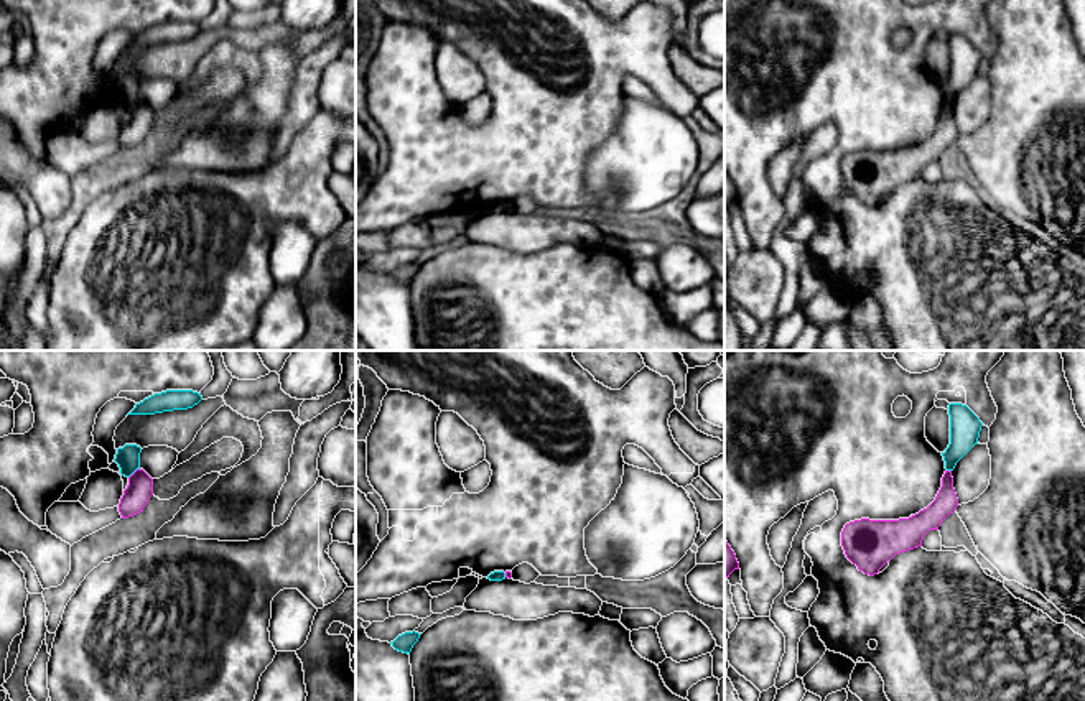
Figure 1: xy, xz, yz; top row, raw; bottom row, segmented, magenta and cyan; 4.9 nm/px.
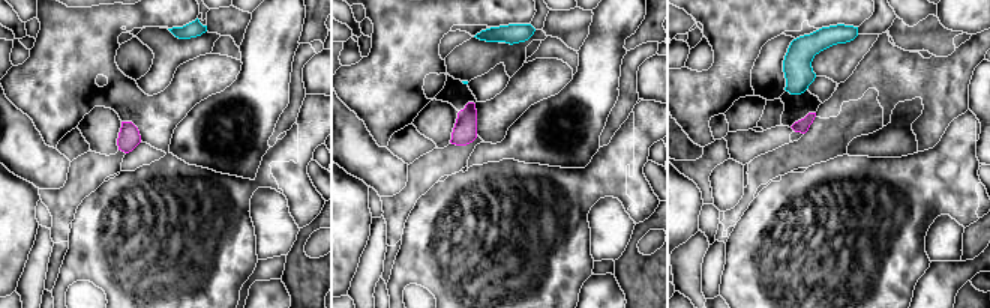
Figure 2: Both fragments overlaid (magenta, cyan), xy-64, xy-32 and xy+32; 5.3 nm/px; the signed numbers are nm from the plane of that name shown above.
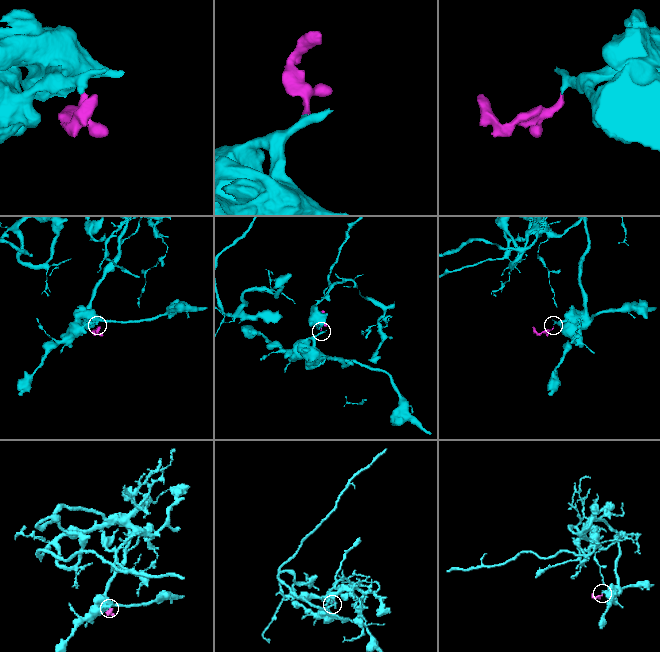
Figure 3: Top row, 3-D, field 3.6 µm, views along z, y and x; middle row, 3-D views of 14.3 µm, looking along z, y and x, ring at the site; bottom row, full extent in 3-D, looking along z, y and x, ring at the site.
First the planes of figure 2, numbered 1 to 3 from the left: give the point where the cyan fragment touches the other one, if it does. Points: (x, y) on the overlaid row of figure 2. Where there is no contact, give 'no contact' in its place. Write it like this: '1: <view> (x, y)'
1: no contact
2: no contact
3: no contact

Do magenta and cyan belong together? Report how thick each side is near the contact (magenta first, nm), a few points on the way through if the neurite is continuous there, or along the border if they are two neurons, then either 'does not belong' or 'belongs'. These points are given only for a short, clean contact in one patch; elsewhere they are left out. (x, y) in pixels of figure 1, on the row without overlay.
calibres 130 and 120 nm; border xy (139, 99), (129, 109); does not belong

